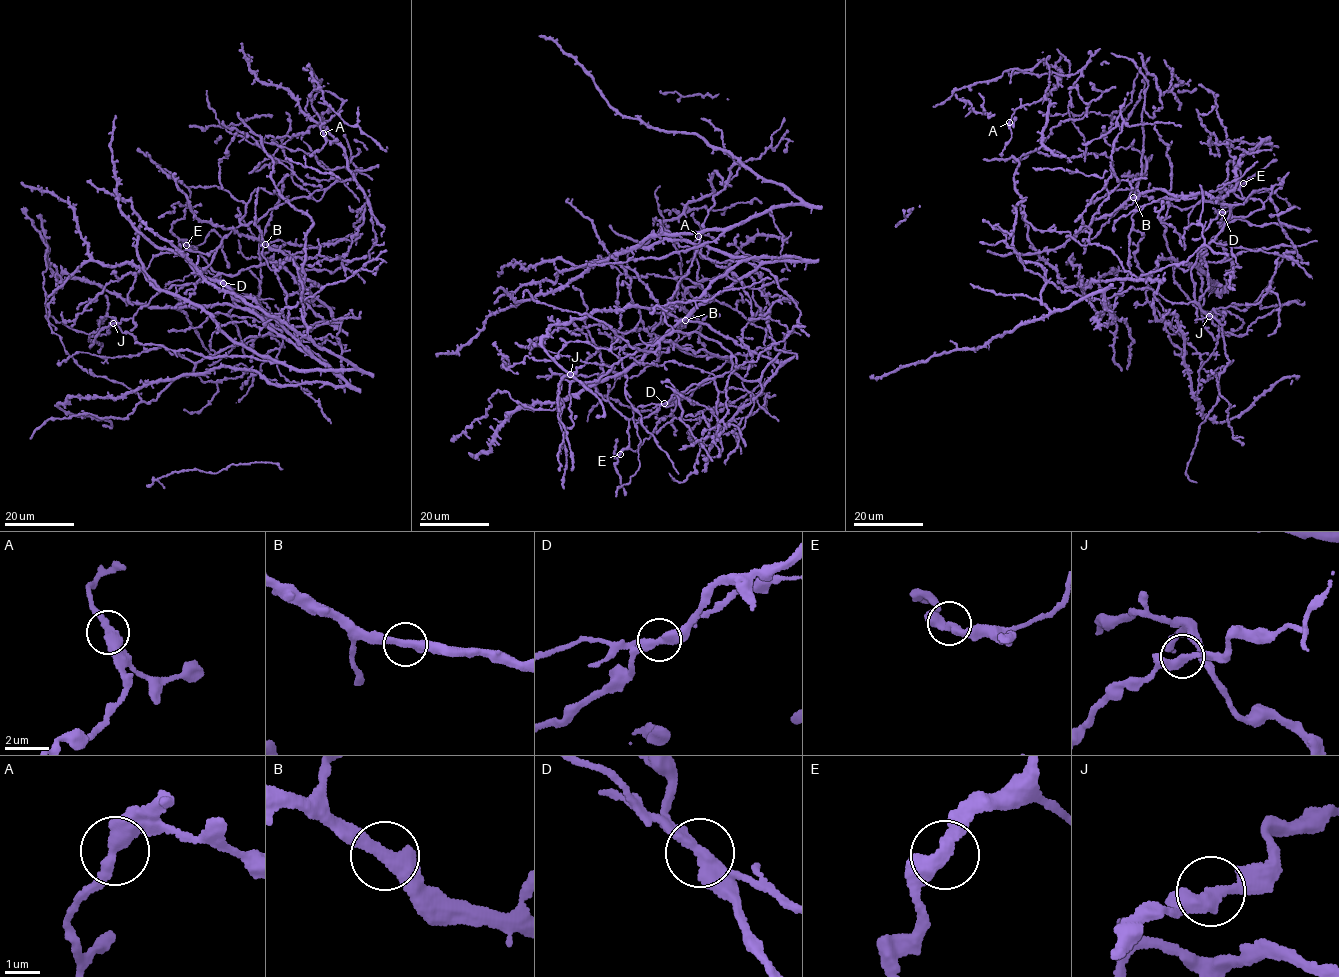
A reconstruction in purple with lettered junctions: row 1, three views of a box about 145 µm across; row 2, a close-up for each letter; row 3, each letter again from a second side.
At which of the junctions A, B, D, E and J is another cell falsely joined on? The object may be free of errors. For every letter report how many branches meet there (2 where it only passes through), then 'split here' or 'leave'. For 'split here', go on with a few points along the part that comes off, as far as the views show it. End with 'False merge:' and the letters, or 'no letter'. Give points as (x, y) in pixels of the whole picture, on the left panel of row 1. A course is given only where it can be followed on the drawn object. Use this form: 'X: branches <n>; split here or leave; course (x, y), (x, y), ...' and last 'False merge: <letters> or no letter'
A: branches 2; leave
B: branches 2; leave
D: branches 2; split here; course (223, 283), (207, 270), (194, 270), (199, 272), (198, 267), (196, 273), (168, 283), (163, 289)
E: branches 2; leave
J: branches 2; leave
False merge: D

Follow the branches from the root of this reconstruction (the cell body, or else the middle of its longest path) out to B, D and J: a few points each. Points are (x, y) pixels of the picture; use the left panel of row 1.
B: (286, 329), (307, 326), (320, 320), (331, 322), (333, 317), (326, 306), (310, 294), (295, 263), (265, 244)
D: (286, 329), (271, 326), (249, 305), (234, 298), (223, 283)
J: (286, 329), (278, 336), (249, 335), (194, 362), (170, 353), (163, 346), (147, 349), (113, 323)

